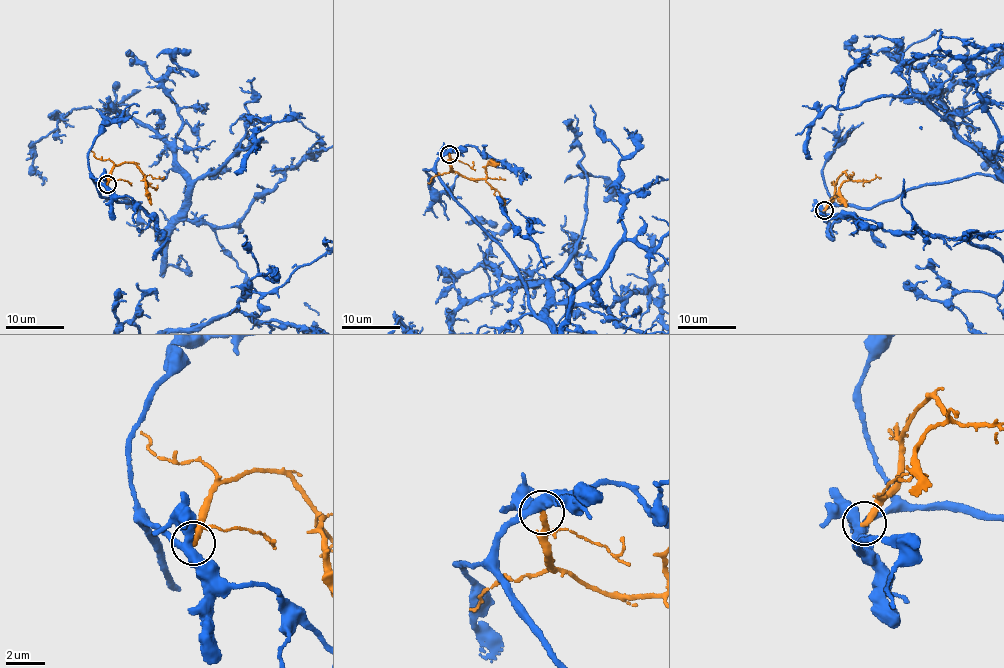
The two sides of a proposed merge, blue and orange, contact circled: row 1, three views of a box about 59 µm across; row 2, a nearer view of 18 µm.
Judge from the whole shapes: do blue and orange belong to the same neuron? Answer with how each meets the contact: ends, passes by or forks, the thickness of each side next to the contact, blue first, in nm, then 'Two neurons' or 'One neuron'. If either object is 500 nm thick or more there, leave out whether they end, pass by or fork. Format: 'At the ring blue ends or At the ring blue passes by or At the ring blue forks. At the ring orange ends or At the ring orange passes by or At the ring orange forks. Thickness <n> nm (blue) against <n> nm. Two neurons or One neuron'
At the ring blue forks. At the ring orange ends. Thickness 420 nm (blue) against 320 nm. Two neurons

